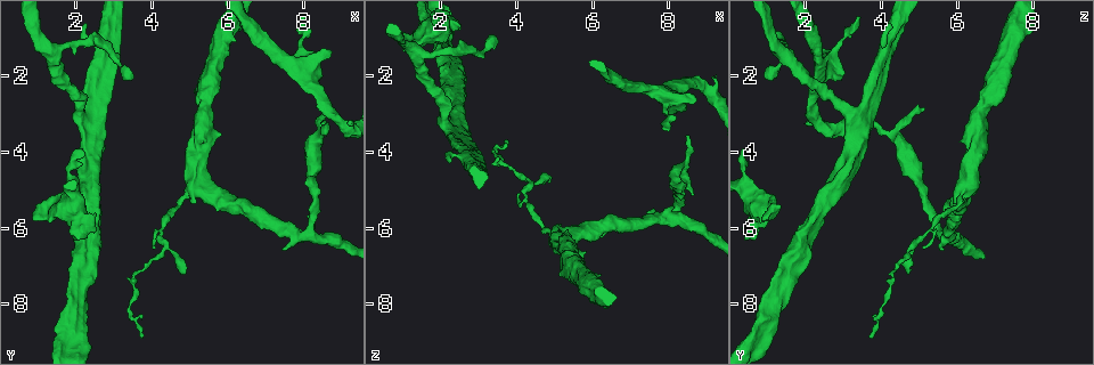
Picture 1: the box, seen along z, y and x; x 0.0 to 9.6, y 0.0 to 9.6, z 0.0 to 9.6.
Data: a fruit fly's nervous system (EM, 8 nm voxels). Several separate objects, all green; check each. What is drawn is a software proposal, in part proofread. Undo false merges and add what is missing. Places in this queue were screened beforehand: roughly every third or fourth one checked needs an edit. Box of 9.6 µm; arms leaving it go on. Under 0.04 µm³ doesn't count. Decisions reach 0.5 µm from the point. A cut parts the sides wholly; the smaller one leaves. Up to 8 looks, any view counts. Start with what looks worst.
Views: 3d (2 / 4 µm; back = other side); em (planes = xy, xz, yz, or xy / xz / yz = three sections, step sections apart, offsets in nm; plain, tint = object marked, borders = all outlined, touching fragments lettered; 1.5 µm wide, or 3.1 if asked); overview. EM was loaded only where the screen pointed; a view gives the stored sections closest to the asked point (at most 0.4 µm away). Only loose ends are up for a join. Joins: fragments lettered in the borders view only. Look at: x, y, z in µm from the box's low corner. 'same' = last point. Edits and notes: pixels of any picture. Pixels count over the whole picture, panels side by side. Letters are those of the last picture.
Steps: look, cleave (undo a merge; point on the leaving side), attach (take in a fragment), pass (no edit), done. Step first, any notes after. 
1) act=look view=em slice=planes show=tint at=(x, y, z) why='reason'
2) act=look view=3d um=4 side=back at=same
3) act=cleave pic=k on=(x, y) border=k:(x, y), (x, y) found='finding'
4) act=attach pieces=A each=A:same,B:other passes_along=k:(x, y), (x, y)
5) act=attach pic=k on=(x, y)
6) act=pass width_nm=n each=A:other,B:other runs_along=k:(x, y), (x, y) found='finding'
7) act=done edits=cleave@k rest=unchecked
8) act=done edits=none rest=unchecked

act=look view=em slice=planes show=borders at=(2.00, 6.30, 0.65) why='free end'

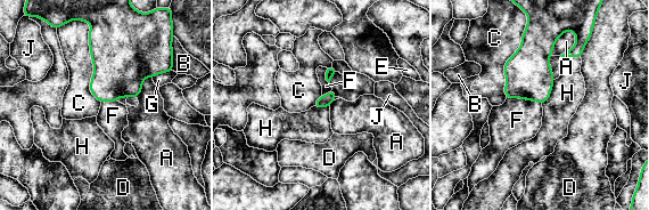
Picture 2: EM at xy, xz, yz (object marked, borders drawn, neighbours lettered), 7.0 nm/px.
act=pass each=A:other,B:other,C:other,D:other,E:other,F:other,G:other,H:other,J:other border=2:(507, 97), (522, 97), (525, 99) found='none of them fits'

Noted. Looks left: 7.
act=look view=em slice=xz step=4 show=borders at=(8.75, 1.35, 2.70) why='an open end'

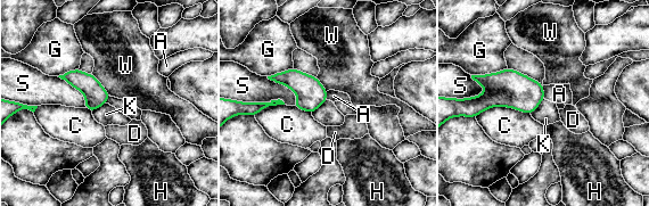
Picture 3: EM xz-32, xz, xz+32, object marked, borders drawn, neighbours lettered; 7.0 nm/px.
act=pass each=A:other,C:other,D:other,G:other,H:other,K:other,S:other,W:other border=3:(543, 98), (531, 114) found='none of them fits'

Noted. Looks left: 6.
act=look view=em slice=yz step=8 show=tint at=(3.65, 8.85, 3.80) why='tapers out'

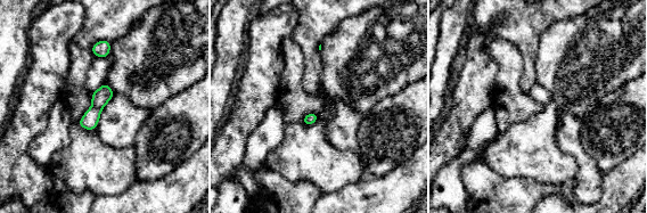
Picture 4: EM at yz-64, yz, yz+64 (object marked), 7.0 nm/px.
act=look view=em slice=xy step=4 show=borders at=same why='another direction'

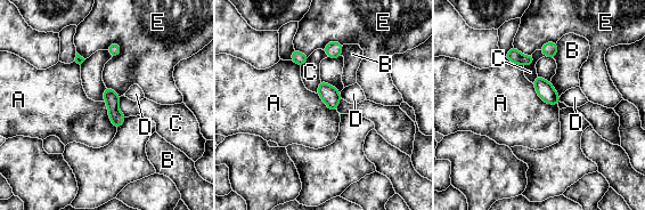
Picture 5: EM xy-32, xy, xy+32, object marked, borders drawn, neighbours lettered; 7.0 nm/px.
act=pass each=A:other,B:other,C:other,D:other,E:other border=5:(533, 85), (545, 102), (557, 105) found='none of them fits'

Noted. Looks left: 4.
act=done edits=none rest=unchecked

